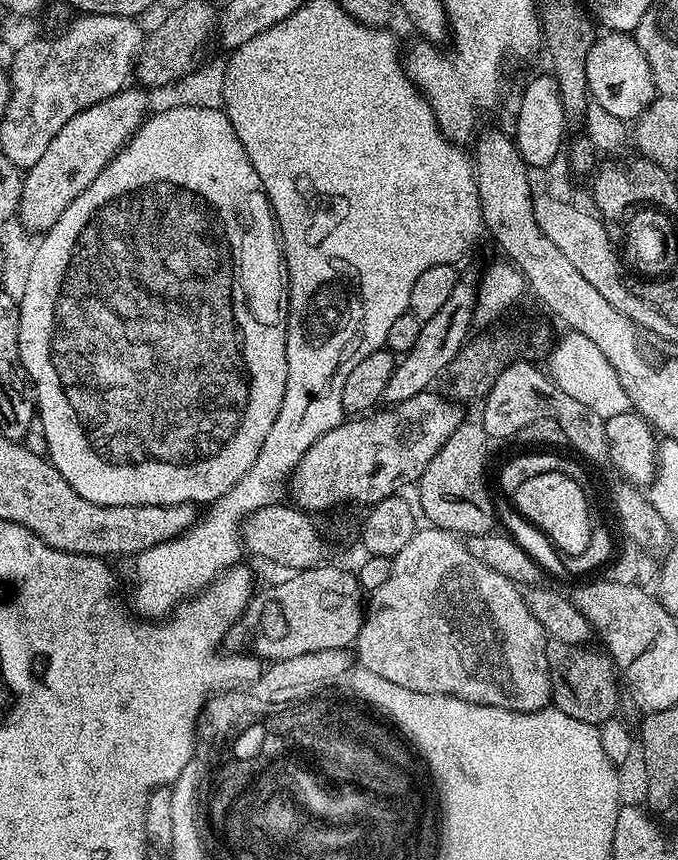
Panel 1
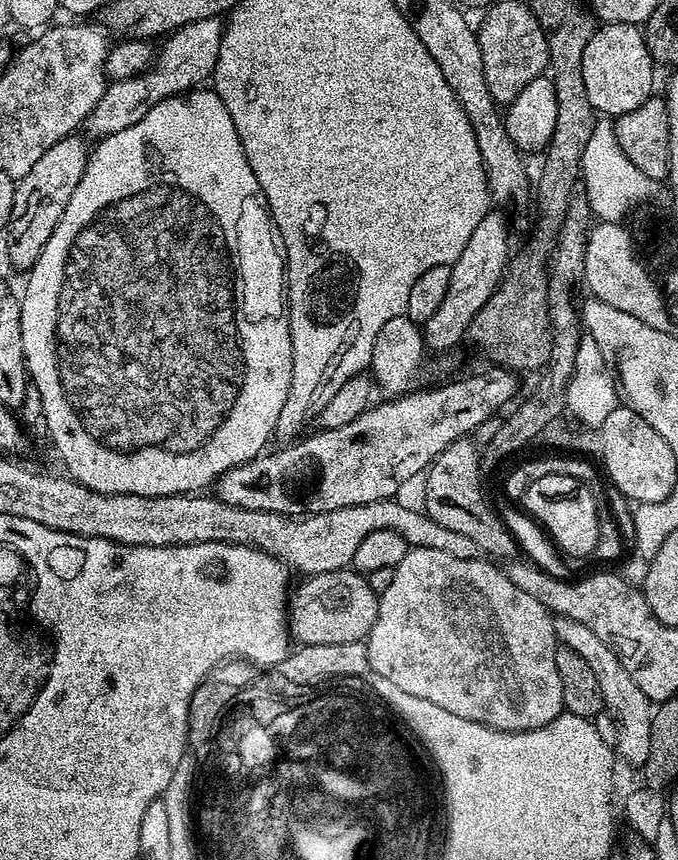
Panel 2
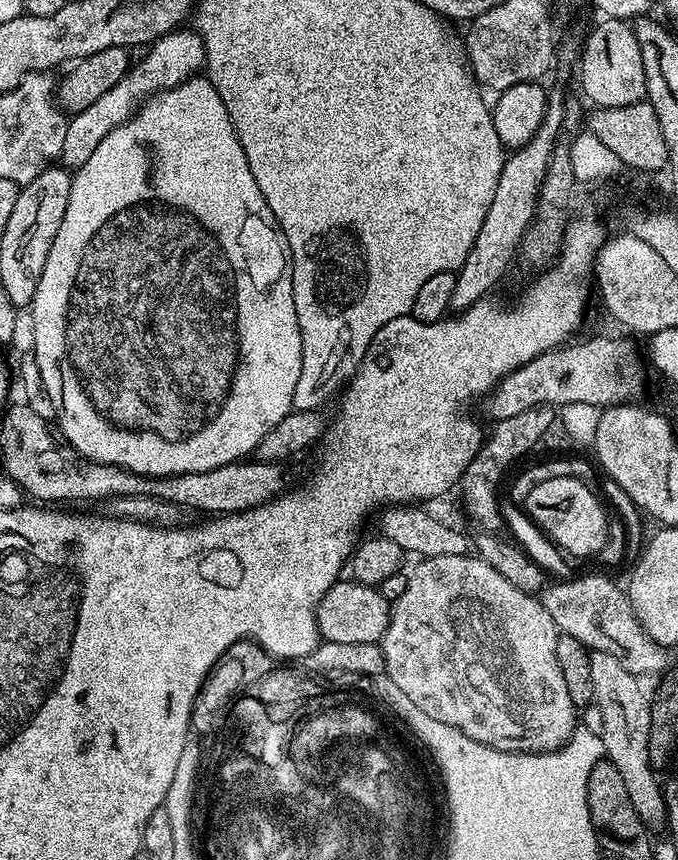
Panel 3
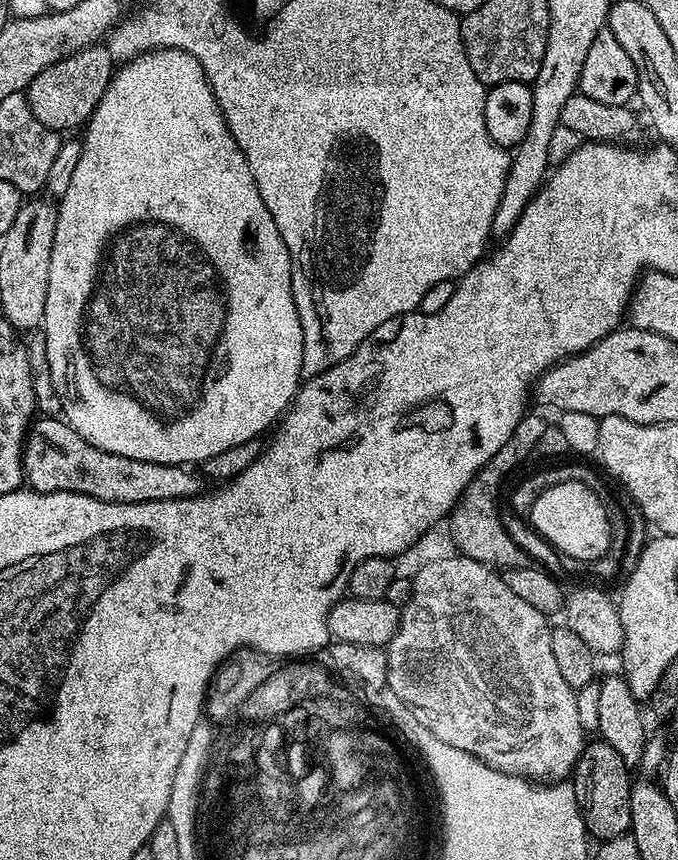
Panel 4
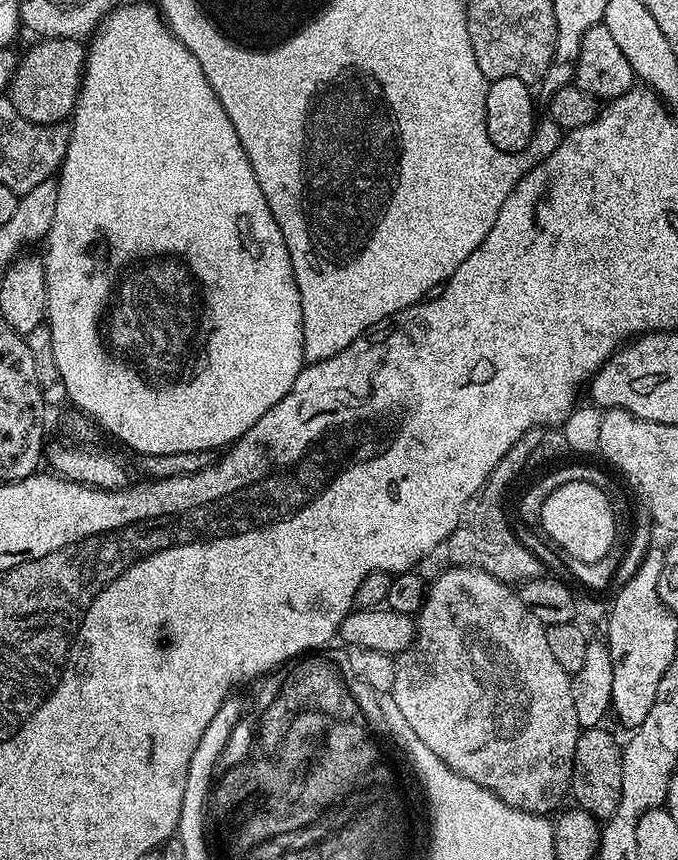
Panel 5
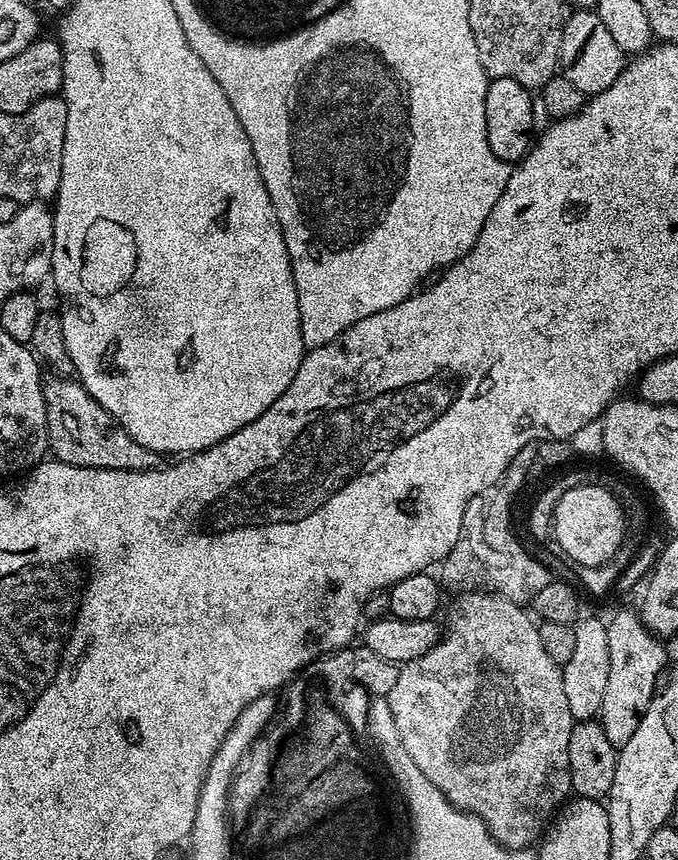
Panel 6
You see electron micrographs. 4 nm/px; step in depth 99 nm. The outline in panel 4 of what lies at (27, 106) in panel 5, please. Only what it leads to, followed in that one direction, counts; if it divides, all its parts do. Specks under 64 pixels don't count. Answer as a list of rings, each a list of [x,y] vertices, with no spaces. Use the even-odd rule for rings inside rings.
[[[100,42],[46,66],[46,70],[42,70],[42,74],[38,74],[26,89],[34,118],[38,118],[42,126],[61,134],[68,134],[71,128],[83,129],[106,92],[106,86],[112,81],[113,71],[112,51]]]

